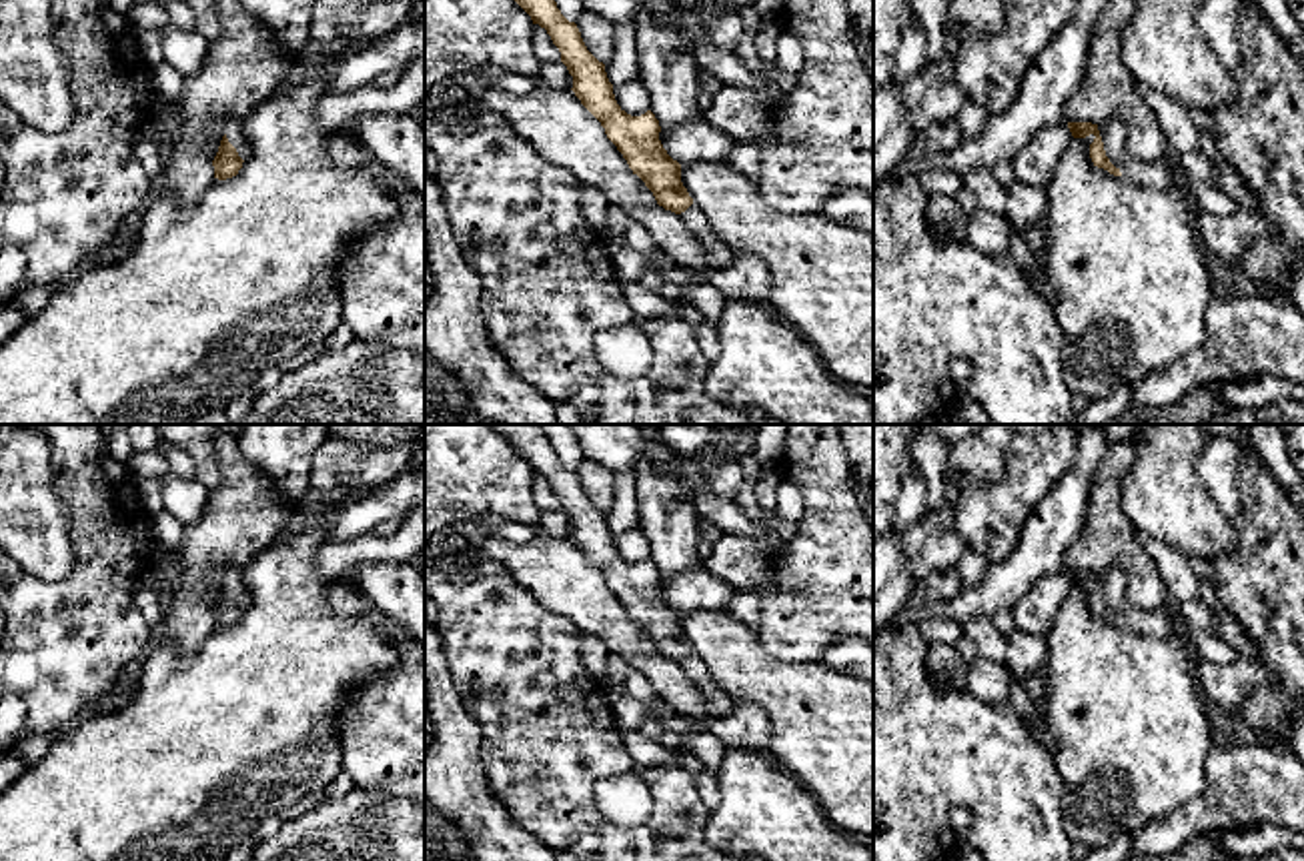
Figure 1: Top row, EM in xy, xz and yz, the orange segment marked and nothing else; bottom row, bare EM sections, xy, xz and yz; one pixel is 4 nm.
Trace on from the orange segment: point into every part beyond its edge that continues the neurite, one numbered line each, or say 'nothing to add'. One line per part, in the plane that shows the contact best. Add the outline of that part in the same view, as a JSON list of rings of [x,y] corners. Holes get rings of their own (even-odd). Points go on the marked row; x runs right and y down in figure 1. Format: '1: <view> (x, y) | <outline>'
1: yz (1162, 175) | [[[1108,120],[1100,126],[1100,136],[1104,142],[1106,156],[1110,162],[1122,172],[1124,178],[1148,186],[1148,188],[1172,188],[1172,186],[1184,186],[1184,180],[1180,176],[1180,168],[1170,164],[1166,158],[1160,162],[1140,162],[1132,160],[1126,154],[1126,138],[1128,130],[1118,120]]]

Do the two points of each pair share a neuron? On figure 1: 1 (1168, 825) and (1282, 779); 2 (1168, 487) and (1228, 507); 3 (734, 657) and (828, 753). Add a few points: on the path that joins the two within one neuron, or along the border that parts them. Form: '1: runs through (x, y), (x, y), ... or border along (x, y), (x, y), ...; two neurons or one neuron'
1: runs through (1196, 817), (1224, 805), (1246, 785), (1254, 783); one neuron
2: border along (1196, 461), (1200, 481), (1218, 509), (1232, 521); two neurons
3: runs through (758, 677), (810, 729); one neuron

